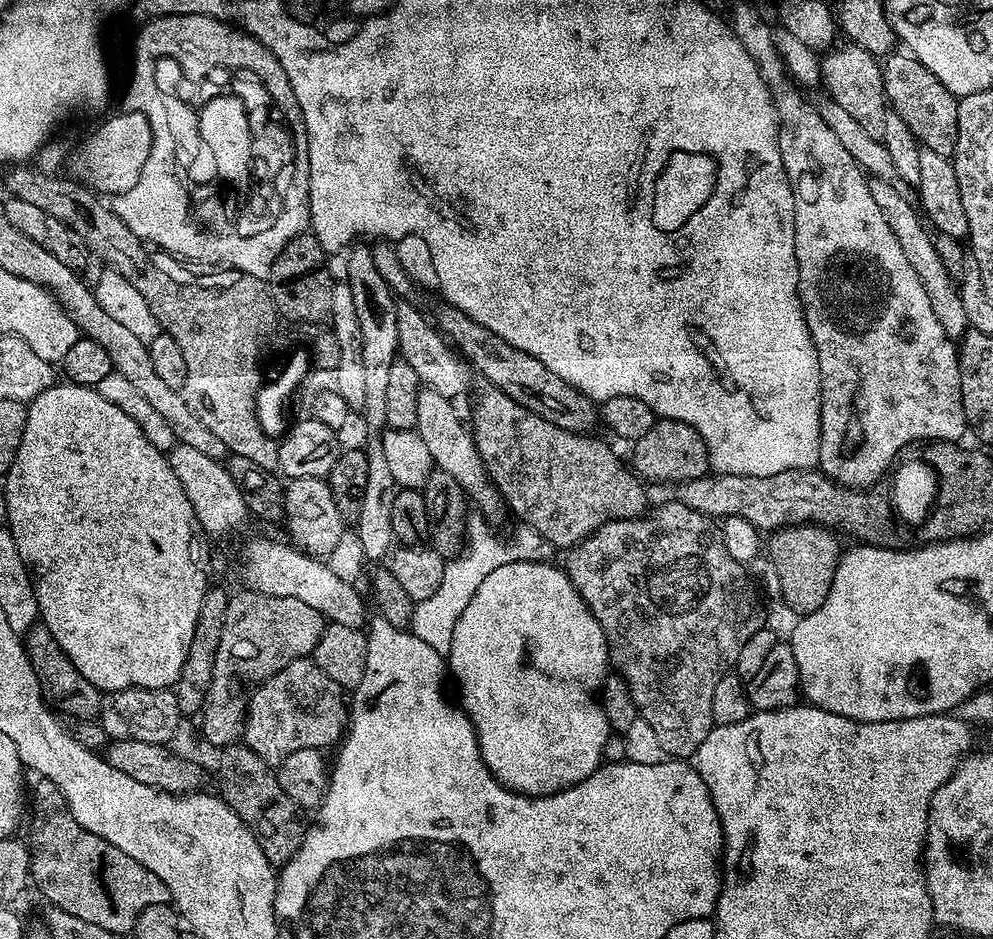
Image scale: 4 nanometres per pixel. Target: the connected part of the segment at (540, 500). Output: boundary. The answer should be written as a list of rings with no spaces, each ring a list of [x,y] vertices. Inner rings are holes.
[[[484,386],[477,394],[470,431],[478,454],[484,460],[488,479],[500,493],[507,511],[511,515],[513,512],[523,527],[533,528],[541,541],[549,540],[556,548],[567,550],[585,540],[593,530],[606,522],[632,520],[635,516],[643,516],[649,507],[645,481],[629,470],[625,461],[623,464],[616,457],[610,445],[595,440],[595,435],[562,430],[554,422],[546,422],[546,418],[534,414],[529,408],[523,408],[502,390]]]

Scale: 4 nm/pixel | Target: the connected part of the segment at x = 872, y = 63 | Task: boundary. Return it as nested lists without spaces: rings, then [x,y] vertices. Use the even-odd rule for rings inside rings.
[[[851,42],[845,45],[837,45],[821,57],[821,83],[827,88],[829,99],[838,102],[863,127],[867,135],[883,141],[886,114],[890,111],[884,90],[883,69],[873,54]]]

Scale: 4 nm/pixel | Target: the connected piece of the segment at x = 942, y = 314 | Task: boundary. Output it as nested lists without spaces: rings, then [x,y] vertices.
[[[873,178],[869,179],[868,185],[870,186],[870,195],[874,197],[878,210],[882,210],[886,222],[890,222],[890,230],[894,230],[894,238],[898,238],[898,246],[902,246],[902,254],[906,254],[910,266],[914,266],[914,274],[918,274],[918,278],[922,278],[922,286],[926,286],[926,294],[930,297],[930,306],[938,318],[938,323],[942,325],[942,330],[946,330],[946,334],[954,342],[959,341],[964,333],[969,331],[966,310],[962,307],[957,281],[946,270],[942,258],[938,258],[933,233],[926,227],[917,207],[913,203],[911,205],[904,197],[906,195],[903,191],[895,189],[890,182]]]

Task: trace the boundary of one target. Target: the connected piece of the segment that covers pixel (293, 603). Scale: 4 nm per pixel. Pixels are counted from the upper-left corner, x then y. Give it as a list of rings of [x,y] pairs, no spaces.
[[[233,591],[229,595],[222,642],[218,642],[218,658],[214,658],[214,674],[198,713],[201,734],[218,746],[237,743],[241,735],[245,713],[236,712],[236,704],[232,701],[232,696],[240,692],[240,680],[259,686],[290,662],[311,657],[326,627],[322,613],[314,610],[314,606],[306,606],[306,602],[298,602],[298,598],[261,596],[259,592],[243,591]]]

